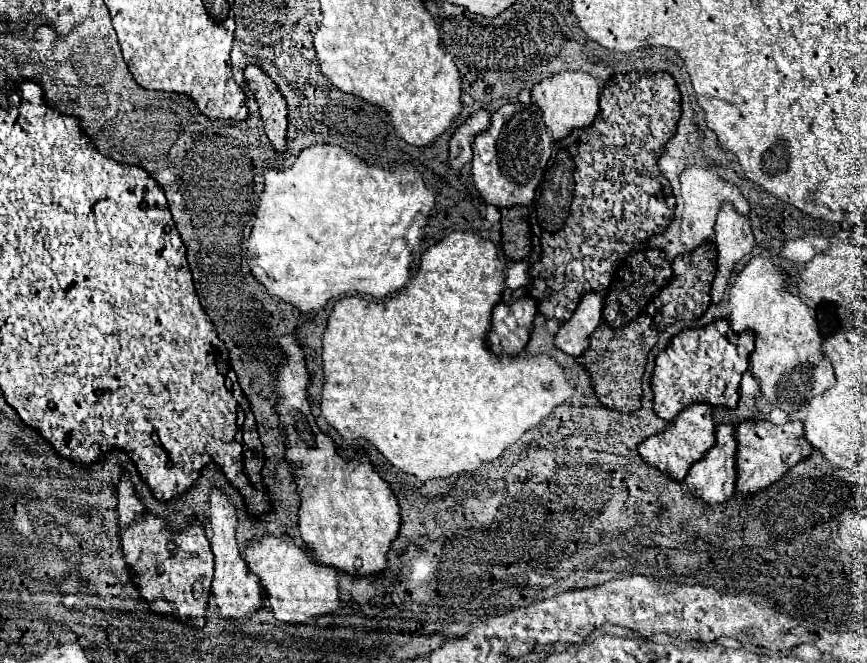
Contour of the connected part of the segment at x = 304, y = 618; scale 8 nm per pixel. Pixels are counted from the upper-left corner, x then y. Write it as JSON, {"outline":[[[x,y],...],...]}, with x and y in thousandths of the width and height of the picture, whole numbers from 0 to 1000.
{"outline":[[[308,807],[299,819],[287,822],[283,837],[285,855],[299,870],[299,882],[303,885],[319,937],[336,943],[356,943],[363,931],[384,928],[391,922],[393,903],[389,891],[389,861],[363,852],[356,834],[343,825],[336,810]]]}

